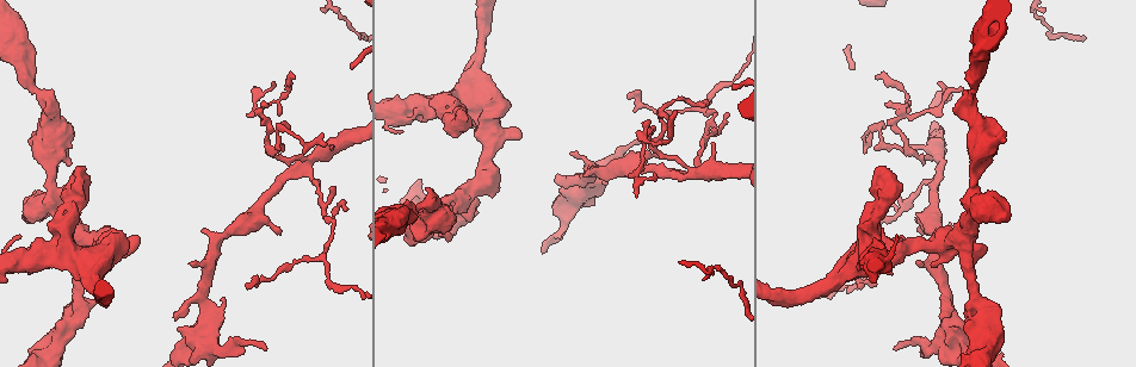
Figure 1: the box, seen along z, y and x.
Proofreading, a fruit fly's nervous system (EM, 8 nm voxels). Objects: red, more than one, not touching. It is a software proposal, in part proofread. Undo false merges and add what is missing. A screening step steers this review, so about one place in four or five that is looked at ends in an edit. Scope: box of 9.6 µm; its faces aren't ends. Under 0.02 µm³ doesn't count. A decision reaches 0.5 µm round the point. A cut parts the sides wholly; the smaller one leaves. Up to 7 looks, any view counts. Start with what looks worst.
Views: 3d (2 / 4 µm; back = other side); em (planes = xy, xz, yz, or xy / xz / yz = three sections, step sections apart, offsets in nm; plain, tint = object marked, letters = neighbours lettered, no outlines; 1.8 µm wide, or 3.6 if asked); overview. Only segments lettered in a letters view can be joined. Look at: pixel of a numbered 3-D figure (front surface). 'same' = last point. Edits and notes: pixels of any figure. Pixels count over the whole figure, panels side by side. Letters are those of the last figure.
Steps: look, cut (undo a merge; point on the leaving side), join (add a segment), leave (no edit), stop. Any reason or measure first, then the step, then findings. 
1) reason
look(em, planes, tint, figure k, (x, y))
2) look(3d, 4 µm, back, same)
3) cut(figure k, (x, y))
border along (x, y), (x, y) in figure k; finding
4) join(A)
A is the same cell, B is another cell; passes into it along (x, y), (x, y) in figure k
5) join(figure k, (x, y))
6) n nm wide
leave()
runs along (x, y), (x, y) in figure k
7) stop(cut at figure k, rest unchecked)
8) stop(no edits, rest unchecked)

small branch off a trunk
look(3d, 4 µm, figure 1, (51, 201))

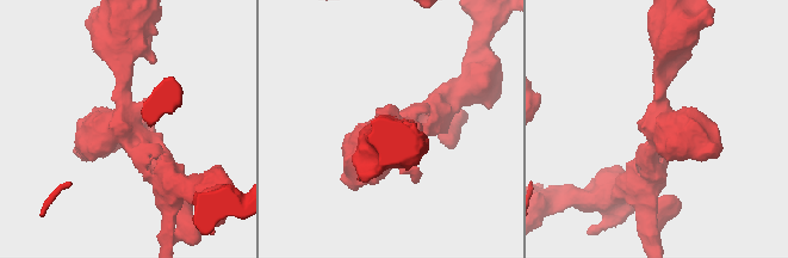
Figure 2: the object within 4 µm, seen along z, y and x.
look(em, 3.6 µm, xz, step 4, tint, figure 2, (665, 121))

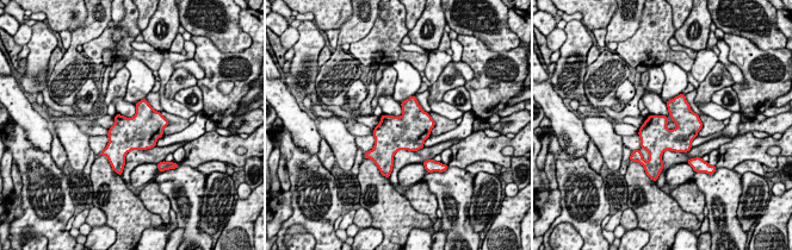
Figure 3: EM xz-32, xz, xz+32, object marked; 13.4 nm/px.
look(em, 3.6 µm, xy, step 8, letters, same)

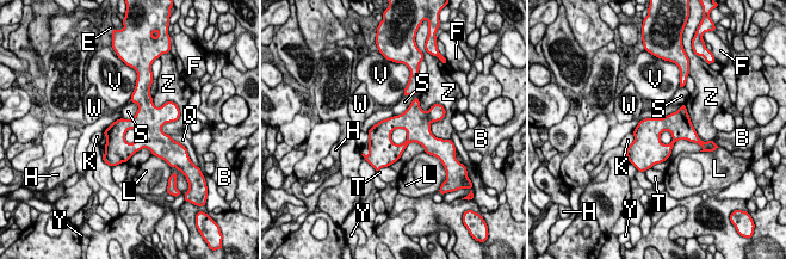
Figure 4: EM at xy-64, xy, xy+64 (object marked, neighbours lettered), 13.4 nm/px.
240 nm wide
leave()
B, E, F, H, K, L, Q, S, T, V, W, Y and Z are other cells; border along (416, 92), (412, 103), (394, 116) in figure 4; continuous, no second neuron

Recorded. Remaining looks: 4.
look(3d, 4 µm, figure 1, (872, 235))

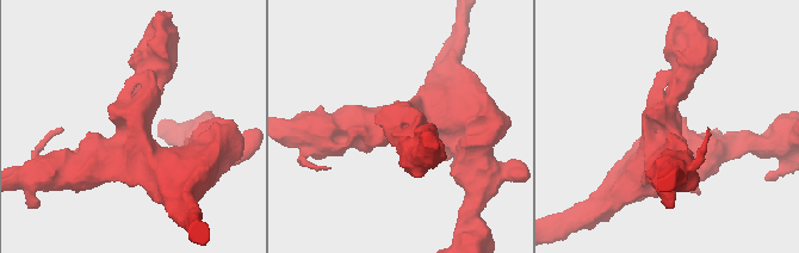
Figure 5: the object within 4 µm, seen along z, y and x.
look(em, xz, step 4, letters, figure 5, (402, 124))

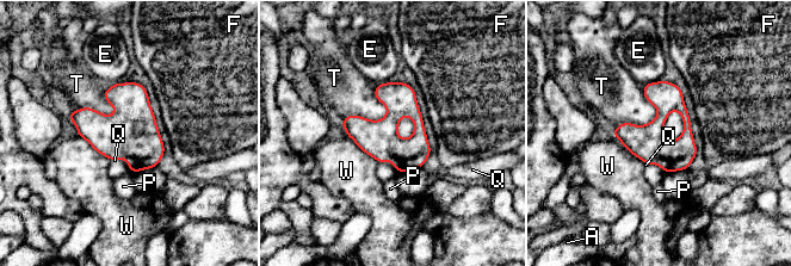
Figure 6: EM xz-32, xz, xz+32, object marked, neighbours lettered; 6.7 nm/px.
240 nm wide
leave()
A, E, F, P, Q, T and W are other cells; all the same neuron

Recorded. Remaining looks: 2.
sudden change in width
look(em, xy, step 4, letters, figure 1, (687, 175))

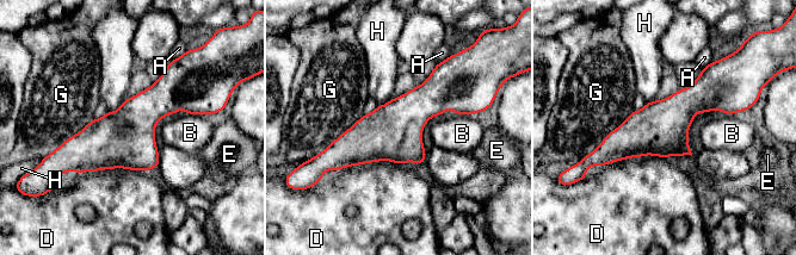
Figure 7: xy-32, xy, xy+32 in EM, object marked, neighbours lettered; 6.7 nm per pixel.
look(em, yz, step 16, letters, same)

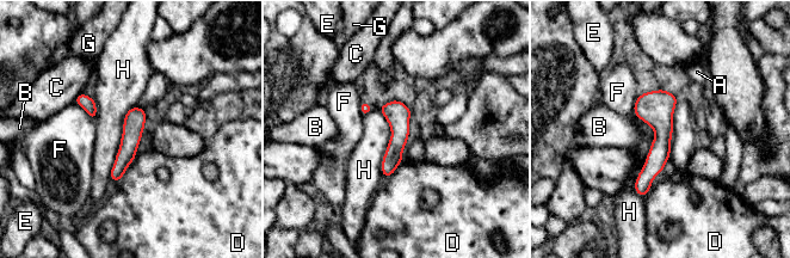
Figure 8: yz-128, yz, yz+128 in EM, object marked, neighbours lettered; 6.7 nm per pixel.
H touches over 550 nm
leave()
A, B, C, D, E, F, G and H are other cells; border along (135, 105), (124, 116), (110, 179) in figure 8; continuous, no second neuron

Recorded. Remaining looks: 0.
stop(no edits, rest unchecked)

